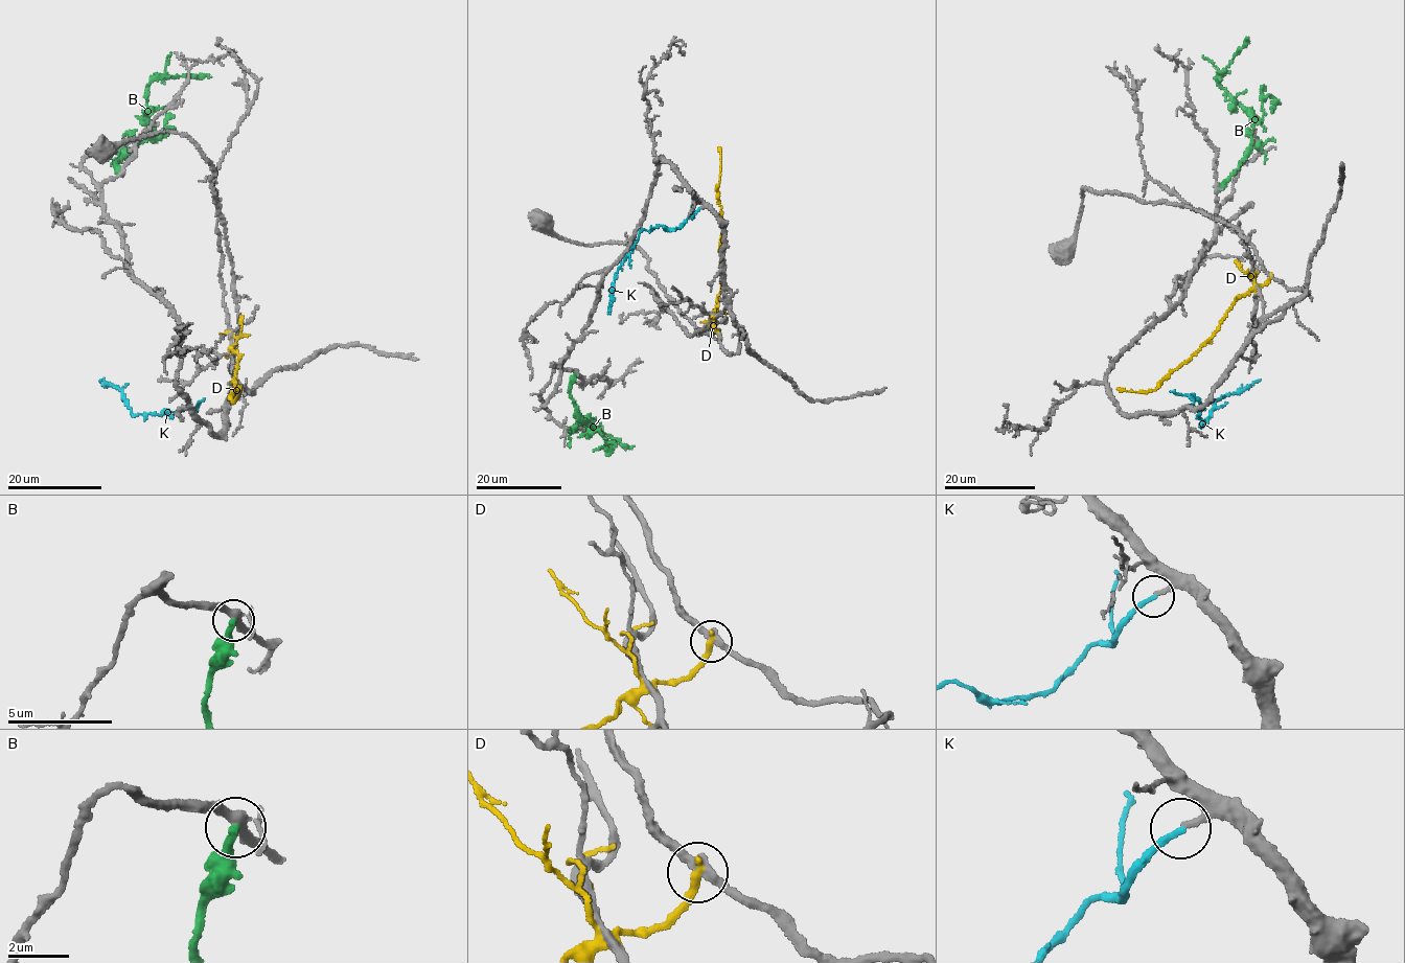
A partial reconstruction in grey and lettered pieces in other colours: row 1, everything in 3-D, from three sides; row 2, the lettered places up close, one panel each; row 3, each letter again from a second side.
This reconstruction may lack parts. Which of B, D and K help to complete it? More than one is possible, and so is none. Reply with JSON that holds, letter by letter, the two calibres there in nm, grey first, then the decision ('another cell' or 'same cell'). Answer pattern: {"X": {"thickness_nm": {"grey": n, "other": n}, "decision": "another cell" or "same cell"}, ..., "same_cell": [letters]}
{"B": {"thickness_nm": {"grey": 280, "other": 280}, "decision": "another cell"}, "D": {"thickness_nm": {"grey": 320, "other": 260}, "decision": "another cell"}, "K": {"thickness_nm": {"grey": 220, "other": 240}, "decision": "same cell"}, "same_cell": ["K"]}

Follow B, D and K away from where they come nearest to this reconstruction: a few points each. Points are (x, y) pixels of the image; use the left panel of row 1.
B: (119, 175), (114, 162), (145, 140), (151, 129), (147, 85), (153, 79), (205, 74), (210, 77)
D: (235, 346), (229, 348), (238, 360), (236, 390), (230, 397), (233, 403), (238, 386)
K: (202, 422), (187, 406), (160, 414), (133, 415), (122, 391), (106, 387), (101, 381)

